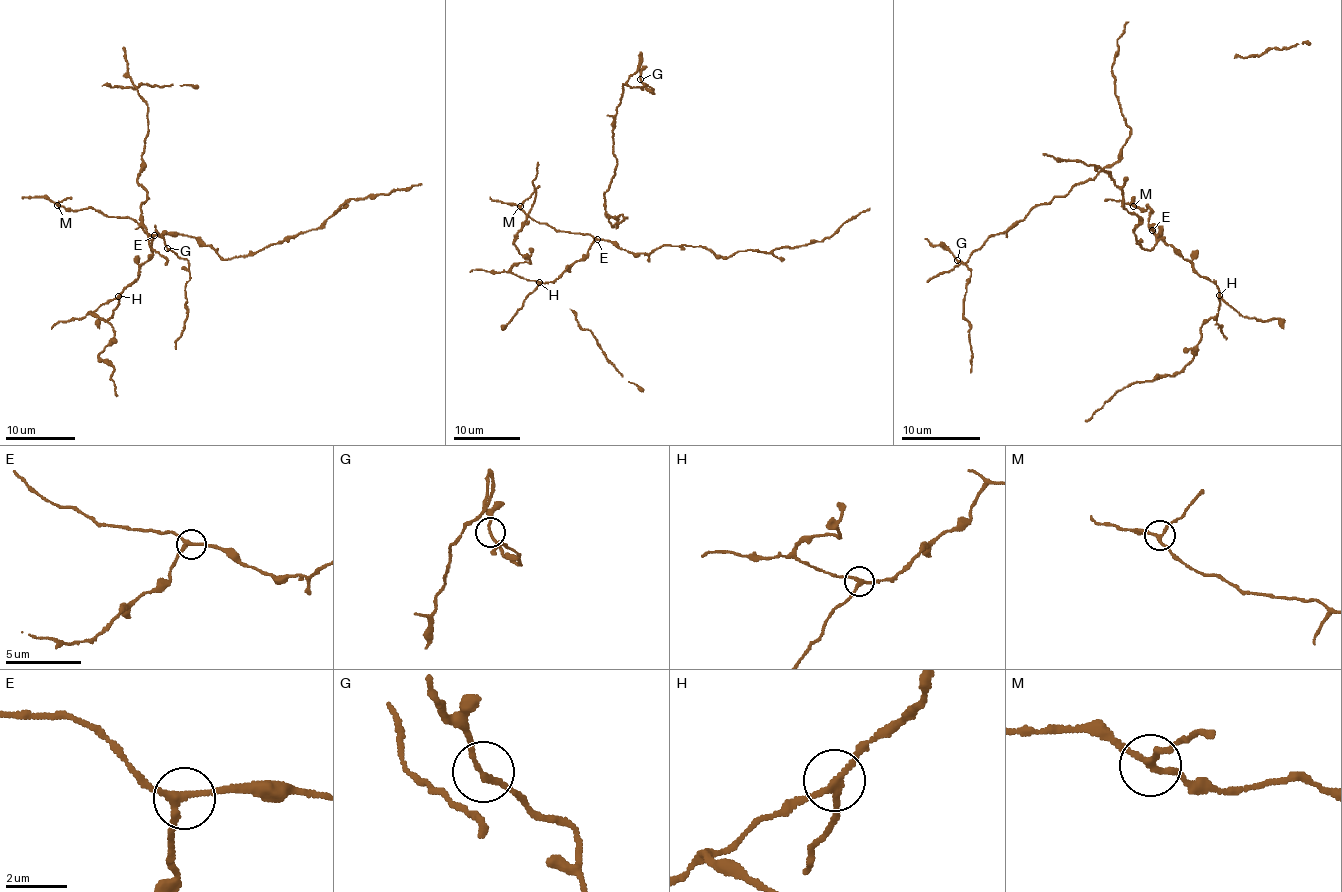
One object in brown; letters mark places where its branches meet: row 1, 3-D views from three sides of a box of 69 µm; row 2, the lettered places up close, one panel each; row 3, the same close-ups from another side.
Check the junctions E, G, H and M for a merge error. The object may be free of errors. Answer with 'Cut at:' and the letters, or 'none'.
Cut at: H

